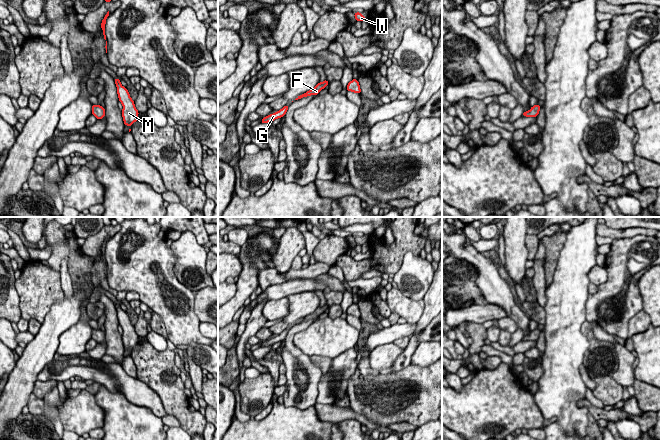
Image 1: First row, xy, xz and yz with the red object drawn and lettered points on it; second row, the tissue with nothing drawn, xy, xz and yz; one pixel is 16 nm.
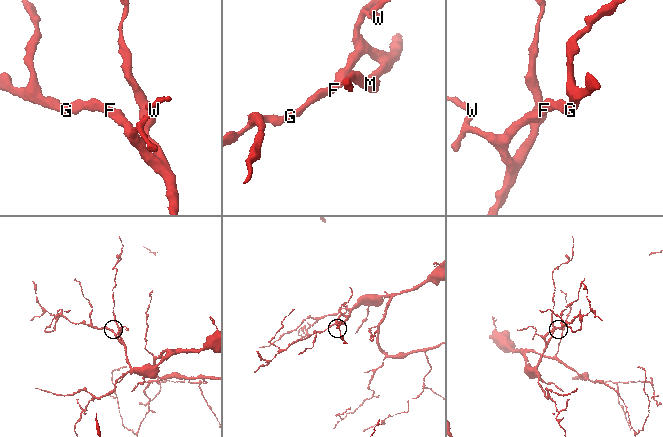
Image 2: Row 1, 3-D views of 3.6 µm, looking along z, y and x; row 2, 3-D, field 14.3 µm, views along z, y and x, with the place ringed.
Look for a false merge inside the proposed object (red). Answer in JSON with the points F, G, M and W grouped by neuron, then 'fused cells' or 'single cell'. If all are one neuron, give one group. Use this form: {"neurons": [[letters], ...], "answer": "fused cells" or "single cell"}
{"neurons": [["F", "G", "M", "W"]], "answer": "single cell"}

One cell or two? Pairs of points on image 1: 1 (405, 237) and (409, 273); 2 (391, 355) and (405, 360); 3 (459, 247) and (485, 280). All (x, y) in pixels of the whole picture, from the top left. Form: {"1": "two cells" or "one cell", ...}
{"1": "two cells", "2": "two cells", "3": "one cell"}

